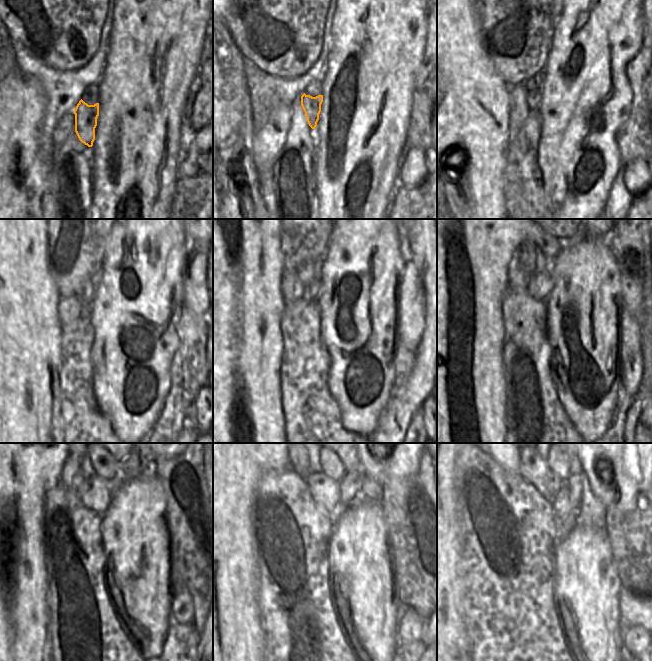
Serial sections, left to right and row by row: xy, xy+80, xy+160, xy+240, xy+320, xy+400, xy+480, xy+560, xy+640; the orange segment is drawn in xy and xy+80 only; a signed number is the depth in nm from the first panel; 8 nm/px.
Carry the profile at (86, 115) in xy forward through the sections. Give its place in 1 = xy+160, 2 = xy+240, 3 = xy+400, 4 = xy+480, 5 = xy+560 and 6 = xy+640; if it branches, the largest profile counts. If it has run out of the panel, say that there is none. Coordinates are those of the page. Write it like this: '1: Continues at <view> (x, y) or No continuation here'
1: Continues at xy+160 (534, 96)
2: Continues at xy+240 (85, 314)
3: Continues at xy+400 (540, 286)
4: Continues at xy+480 (96, 494)
5: Continues at xy+560 (325, 490)
6: Continues at xy+640 (553, 484)

